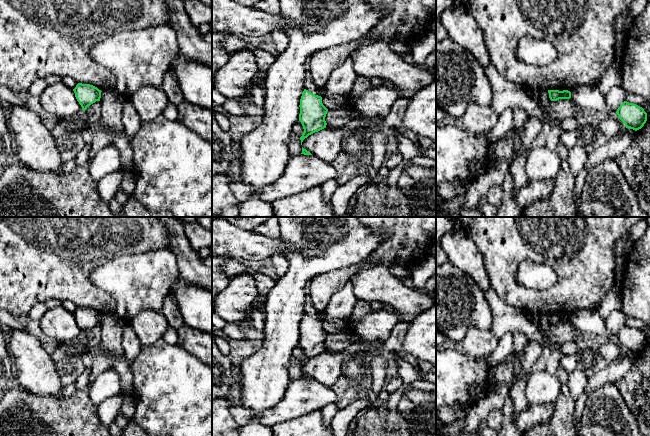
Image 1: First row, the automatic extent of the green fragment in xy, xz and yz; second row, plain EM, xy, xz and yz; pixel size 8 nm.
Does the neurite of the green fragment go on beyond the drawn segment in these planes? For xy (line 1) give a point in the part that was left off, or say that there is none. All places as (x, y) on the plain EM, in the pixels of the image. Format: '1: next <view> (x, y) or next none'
1: next none

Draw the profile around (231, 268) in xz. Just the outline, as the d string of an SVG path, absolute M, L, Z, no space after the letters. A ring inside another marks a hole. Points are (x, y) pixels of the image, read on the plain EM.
M229 260L223 266L222 269L224 273L230 278L242 274L242 273L252 273L251 269L240 263L238 260Z

